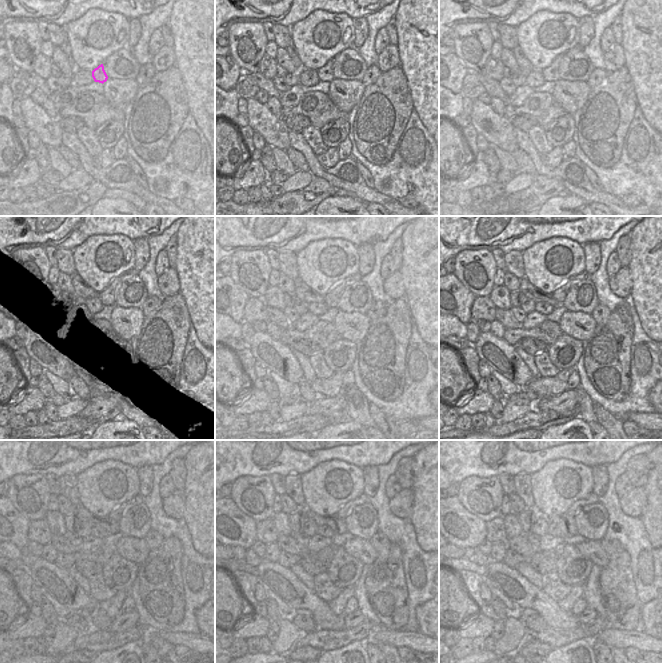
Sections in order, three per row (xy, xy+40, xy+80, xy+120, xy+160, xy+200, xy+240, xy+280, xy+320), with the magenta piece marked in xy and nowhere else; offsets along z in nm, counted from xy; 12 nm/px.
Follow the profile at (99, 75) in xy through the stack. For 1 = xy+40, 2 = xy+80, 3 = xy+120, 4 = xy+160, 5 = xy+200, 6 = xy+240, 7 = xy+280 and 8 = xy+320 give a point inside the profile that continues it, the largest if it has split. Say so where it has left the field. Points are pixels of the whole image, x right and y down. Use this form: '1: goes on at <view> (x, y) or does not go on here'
1: goes on at xy+40 (325, 73)
2: goes on at xy+80 (550, 74)
3: goes on at xy+120 (107, 297)
4: goes on at xy+160 (331, 299)
5: goes on at xy+200 (559, 294)
6: goes on at xy+240 (116, 514)
7: goes on at xy+280 (345, 510)
8: goes on at xy+320 (591, 498)

